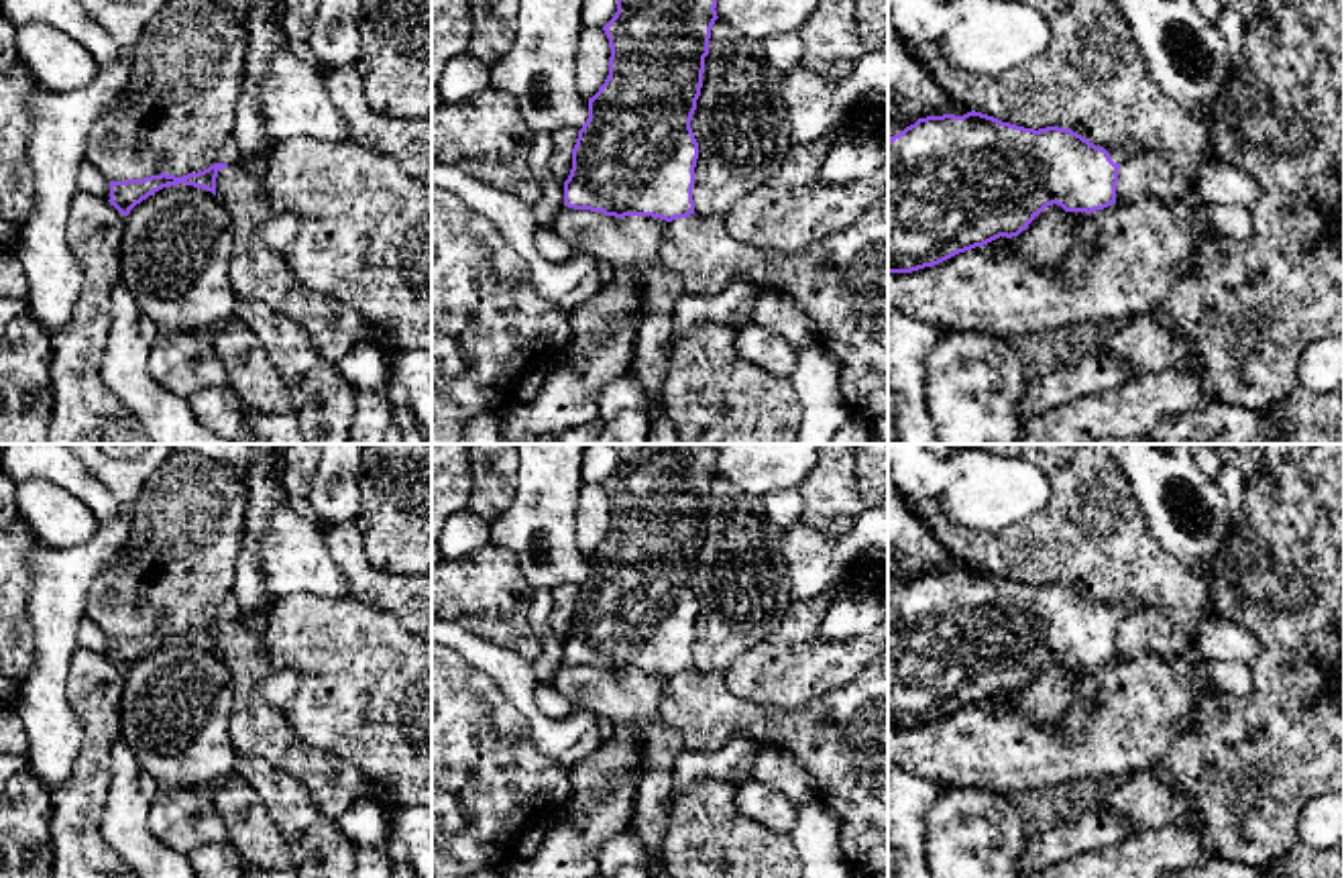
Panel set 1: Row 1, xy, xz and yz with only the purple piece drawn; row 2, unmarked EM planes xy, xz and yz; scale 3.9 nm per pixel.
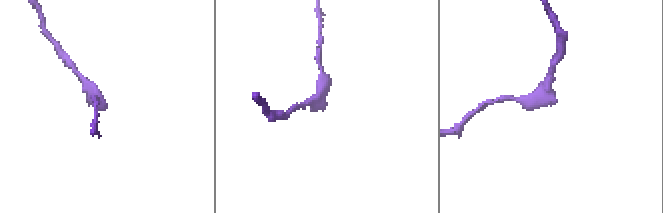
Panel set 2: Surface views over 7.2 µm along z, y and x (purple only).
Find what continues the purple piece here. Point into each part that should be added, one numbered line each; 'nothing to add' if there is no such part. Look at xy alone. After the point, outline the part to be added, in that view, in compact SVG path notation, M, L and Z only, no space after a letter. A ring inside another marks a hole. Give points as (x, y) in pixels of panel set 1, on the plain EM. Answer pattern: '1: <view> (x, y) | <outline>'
nothing to add

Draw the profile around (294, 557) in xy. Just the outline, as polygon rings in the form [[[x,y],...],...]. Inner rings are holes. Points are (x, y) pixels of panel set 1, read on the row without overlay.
[[[283,454],[269,467],[275,489],[267,528],[261,536],[261,572],[271,601],[297,593],[340,599],[348,583],[324,542],[324,526],[301,519],[289,507],[283,483]]]

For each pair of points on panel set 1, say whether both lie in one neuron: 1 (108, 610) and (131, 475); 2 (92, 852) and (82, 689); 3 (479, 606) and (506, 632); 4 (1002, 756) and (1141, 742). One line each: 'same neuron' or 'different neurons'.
1: different neurons
2: same neuron
3: same neuron
4: same neuron

